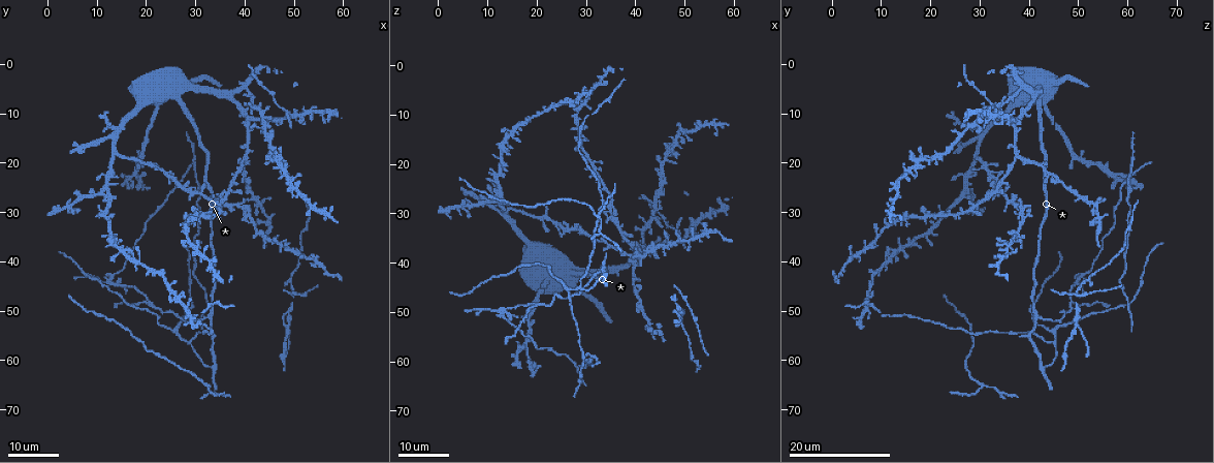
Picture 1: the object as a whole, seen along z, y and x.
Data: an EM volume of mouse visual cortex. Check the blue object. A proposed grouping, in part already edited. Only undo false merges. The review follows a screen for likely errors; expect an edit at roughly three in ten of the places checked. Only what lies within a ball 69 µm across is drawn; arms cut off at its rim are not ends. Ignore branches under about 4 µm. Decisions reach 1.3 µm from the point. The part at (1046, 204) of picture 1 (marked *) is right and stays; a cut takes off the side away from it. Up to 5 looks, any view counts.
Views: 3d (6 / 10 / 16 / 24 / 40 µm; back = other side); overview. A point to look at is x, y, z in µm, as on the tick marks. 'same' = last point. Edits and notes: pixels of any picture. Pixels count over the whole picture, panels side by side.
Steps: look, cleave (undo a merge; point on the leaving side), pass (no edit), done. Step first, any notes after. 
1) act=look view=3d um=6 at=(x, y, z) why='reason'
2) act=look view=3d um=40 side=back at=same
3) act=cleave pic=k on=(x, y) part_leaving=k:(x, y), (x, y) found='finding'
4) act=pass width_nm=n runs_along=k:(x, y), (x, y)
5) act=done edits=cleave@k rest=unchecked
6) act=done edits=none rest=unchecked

act=look view=3d um=16 at=(49.0, 43.5, 51.5) why='two arms in line, one across'

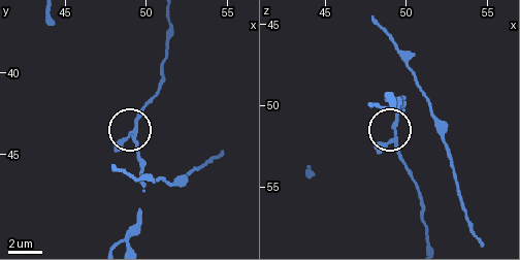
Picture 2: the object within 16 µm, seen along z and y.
act=look view=3d um=10 at=(49.5, 43.8, 51.6)

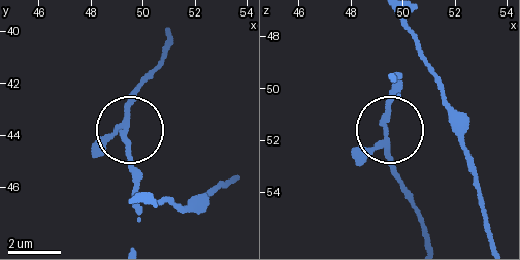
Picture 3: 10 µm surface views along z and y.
act=pass width_nm=170 found='continuous, no second cell'

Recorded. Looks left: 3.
act=look view=3d um=16 at=(26.0, 54.0, 45.5) why='three-way junction'

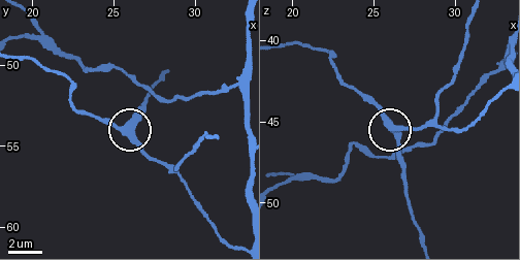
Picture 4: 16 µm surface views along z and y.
act=look view=3d um=6 at=same

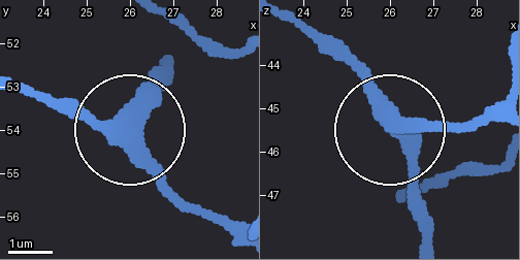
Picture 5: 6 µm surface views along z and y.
act=pass width_nm=380 runs_along=5:(234, 235), (179, 191), (141, 136), (138, 114), (164, 84) found='all the same cell'

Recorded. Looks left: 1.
act=done edits=none rest=unchecked

